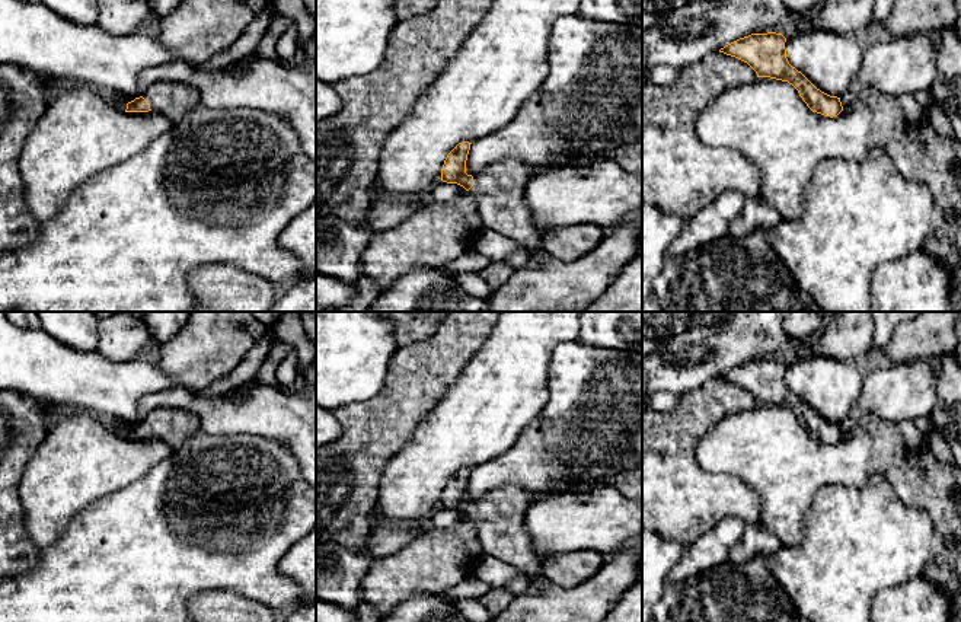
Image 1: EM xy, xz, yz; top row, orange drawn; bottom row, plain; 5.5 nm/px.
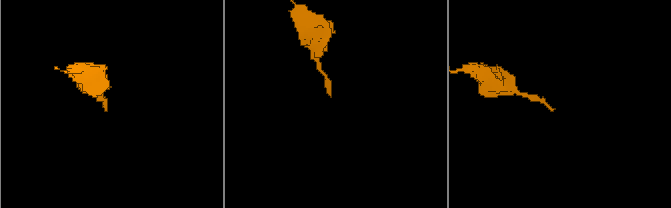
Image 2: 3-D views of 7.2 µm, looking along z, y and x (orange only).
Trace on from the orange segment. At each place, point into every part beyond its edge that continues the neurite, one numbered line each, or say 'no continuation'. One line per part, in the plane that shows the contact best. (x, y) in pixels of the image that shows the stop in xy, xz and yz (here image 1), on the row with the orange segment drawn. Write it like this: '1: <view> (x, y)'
1: xy (172, 99)

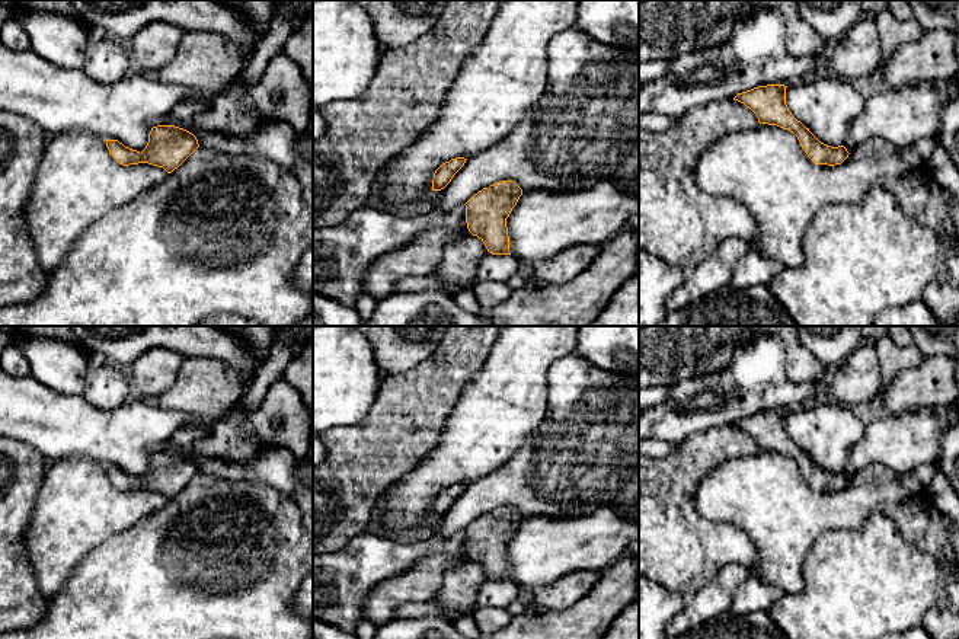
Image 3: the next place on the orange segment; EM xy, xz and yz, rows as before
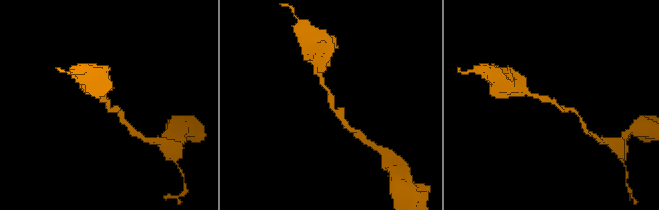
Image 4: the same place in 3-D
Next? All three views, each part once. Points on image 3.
no continuation

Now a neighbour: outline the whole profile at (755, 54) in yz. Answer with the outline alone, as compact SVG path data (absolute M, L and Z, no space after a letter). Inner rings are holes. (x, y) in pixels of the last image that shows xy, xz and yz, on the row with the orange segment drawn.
M758 7L739 19L731 39L716 48L694 51L669 61L668 71L639 83L639 115L685 115L710 102L767 84L790 84L824 74L834 42L809 57L795 57L784 45L784 17Z

